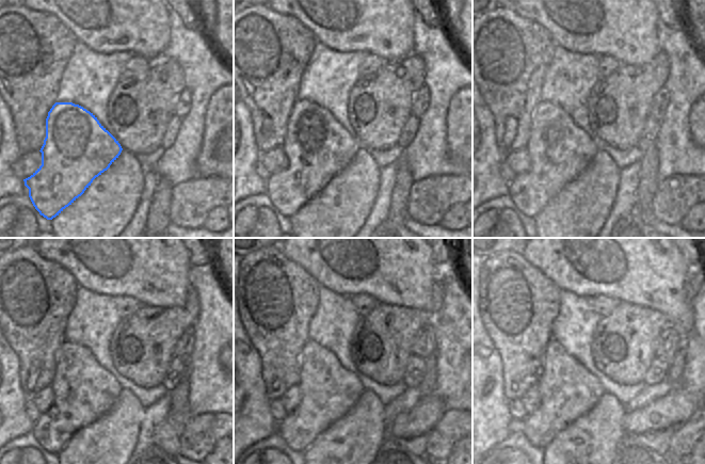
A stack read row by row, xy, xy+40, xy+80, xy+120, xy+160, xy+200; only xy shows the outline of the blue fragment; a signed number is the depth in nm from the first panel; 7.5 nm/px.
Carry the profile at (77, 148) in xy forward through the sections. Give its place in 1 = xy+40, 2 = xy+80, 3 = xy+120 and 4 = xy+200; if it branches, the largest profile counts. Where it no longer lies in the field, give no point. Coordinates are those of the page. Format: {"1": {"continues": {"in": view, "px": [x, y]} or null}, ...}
{"1": {"continues": {"in": "xy+40", "px": [317, 147]}}, "2": {"continues": {"in": "xy+80", "px": [559, 149]}}, "3": {"continues": {"in": "xy+120", "px": [84, 392]}}, "4": {"continues": {"in": "xy+200", "px": [567, 390]}}}

